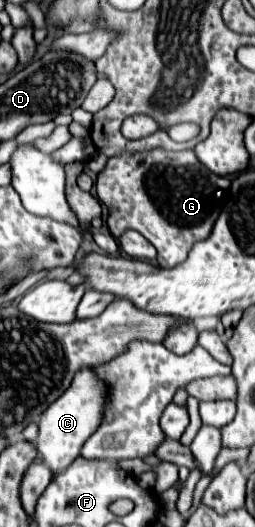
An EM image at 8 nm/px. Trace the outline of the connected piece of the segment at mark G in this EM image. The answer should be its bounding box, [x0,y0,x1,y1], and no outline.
[96,151,230,267]

